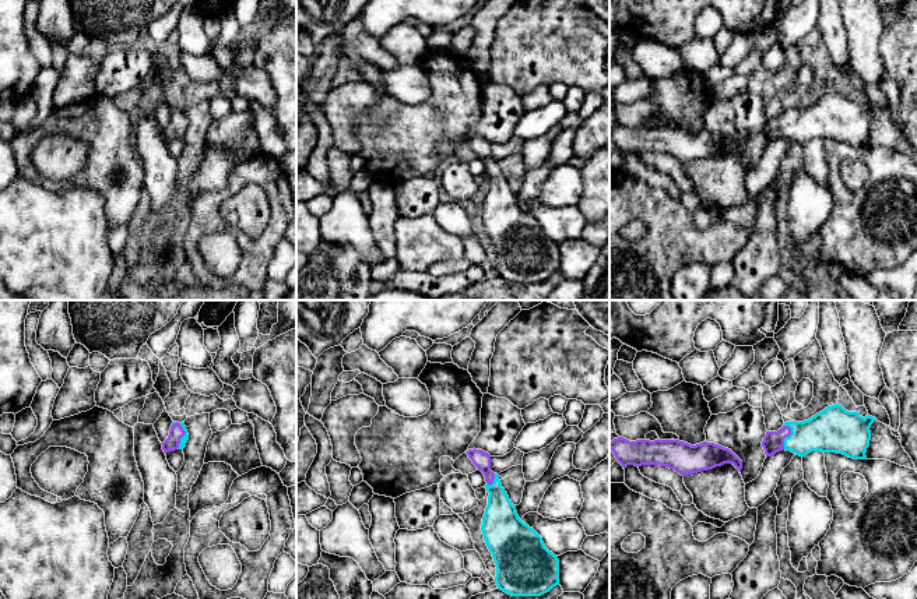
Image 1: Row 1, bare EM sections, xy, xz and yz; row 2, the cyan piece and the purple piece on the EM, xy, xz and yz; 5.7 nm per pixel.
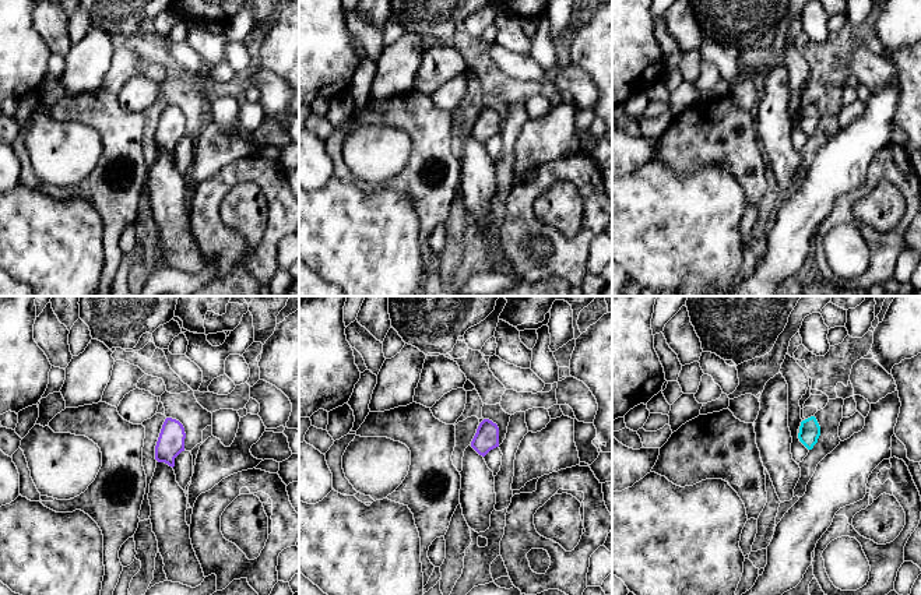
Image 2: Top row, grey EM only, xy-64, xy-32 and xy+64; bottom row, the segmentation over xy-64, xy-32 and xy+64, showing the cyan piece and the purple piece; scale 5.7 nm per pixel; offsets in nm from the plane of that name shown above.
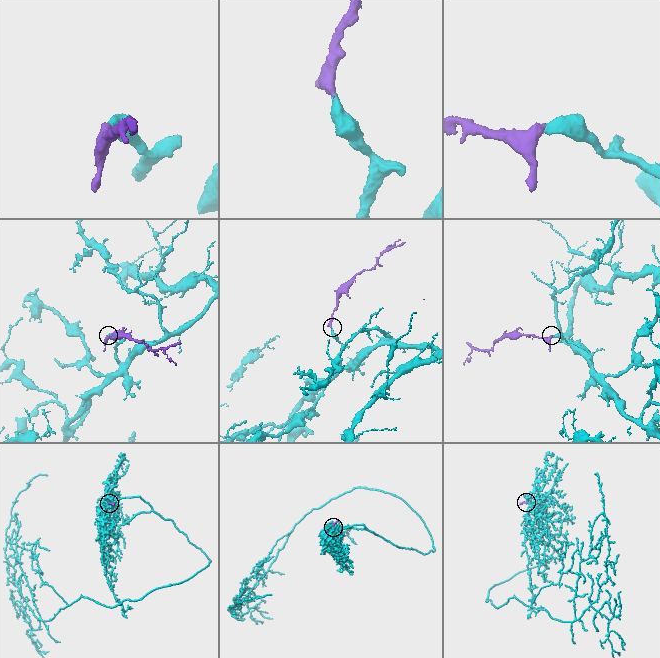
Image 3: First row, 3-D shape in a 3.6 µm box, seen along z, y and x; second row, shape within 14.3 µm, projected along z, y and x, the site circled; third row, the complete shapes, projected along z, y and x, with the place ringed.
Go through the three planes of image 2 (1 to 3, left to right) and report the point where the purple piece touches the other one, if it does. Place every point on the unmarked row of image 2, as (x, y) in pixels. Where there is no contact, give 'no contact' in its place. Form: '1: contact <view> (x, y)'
1: no contact
2: no contact
3: no contact

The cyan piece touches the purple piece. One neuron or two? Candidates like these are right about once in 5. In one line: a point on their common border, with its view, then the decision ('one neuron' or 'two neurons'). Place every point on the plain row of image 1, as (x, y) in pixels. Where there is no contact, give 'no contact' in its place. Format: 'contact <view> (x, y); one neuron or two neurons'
contact yz (786, 124); one neuron

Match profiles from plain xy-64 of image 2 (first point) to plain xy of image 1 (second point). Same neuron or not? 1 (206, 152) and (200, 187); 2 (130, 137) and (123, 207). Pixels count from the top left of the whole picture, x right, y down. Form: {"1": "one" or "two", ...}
{"1": "two", "2": "one"}

